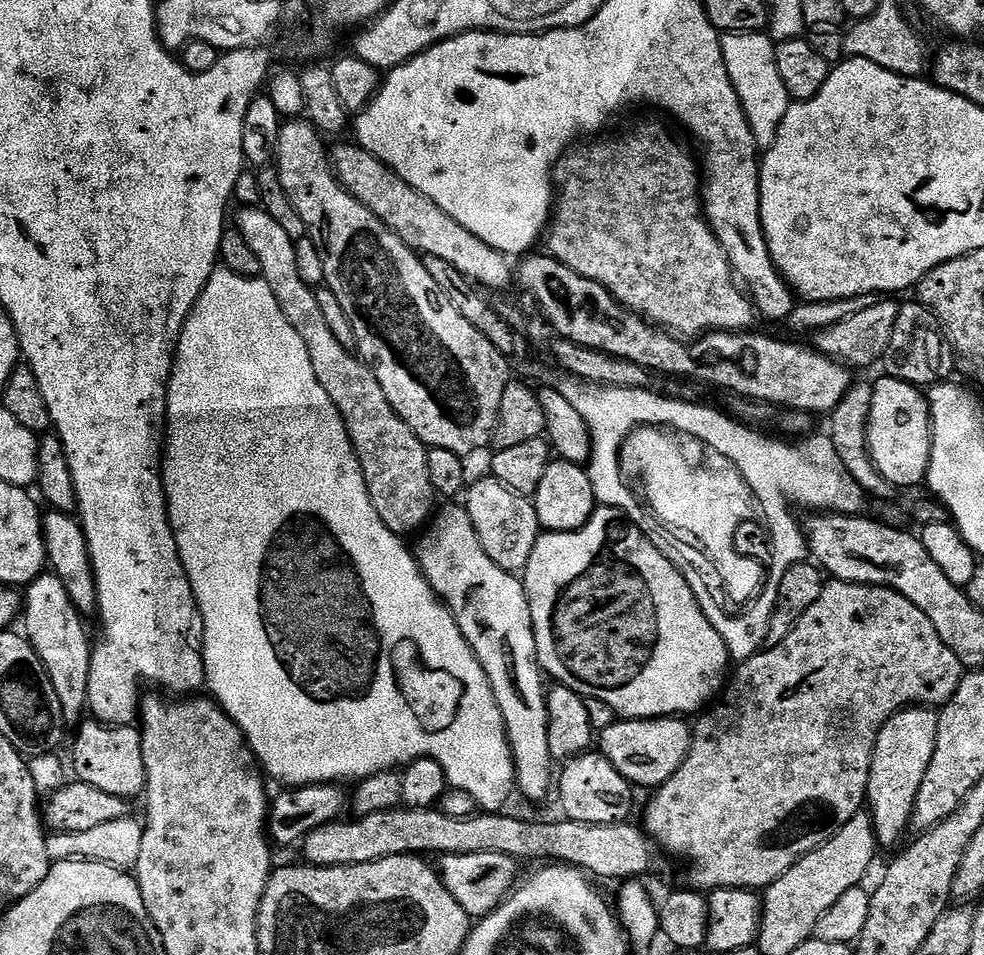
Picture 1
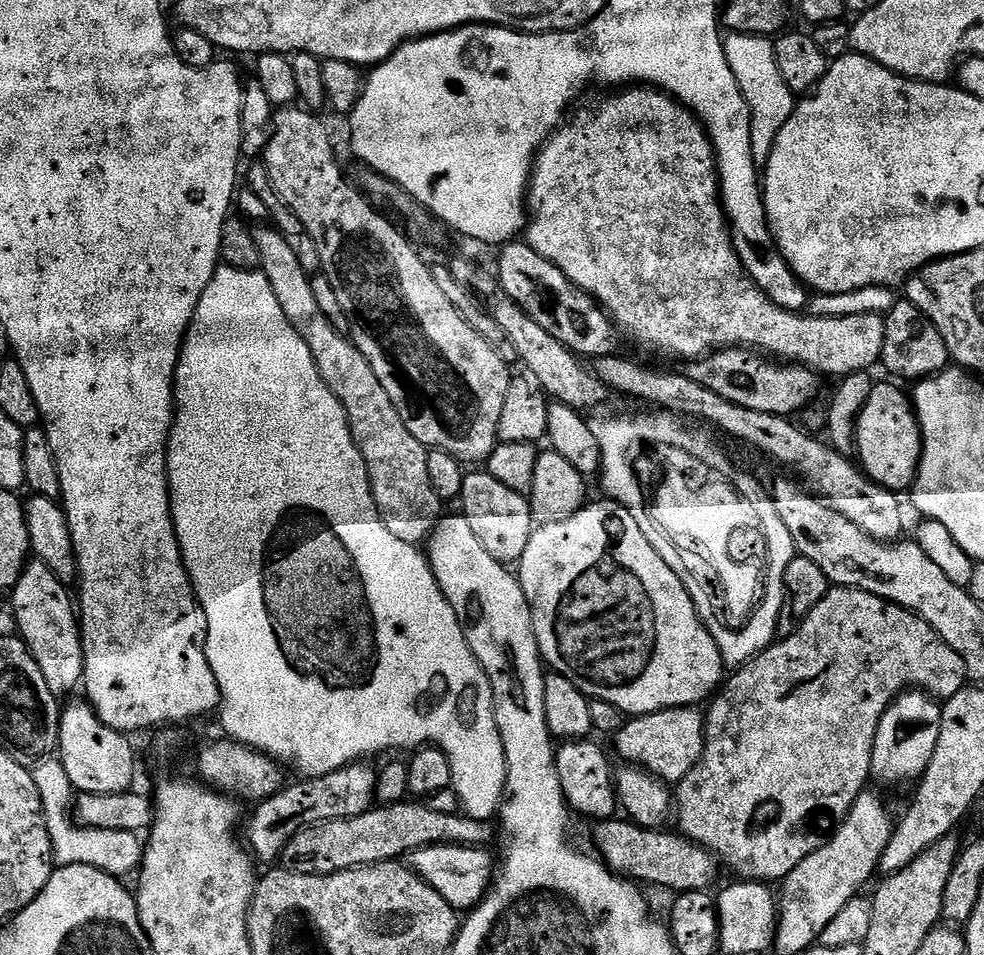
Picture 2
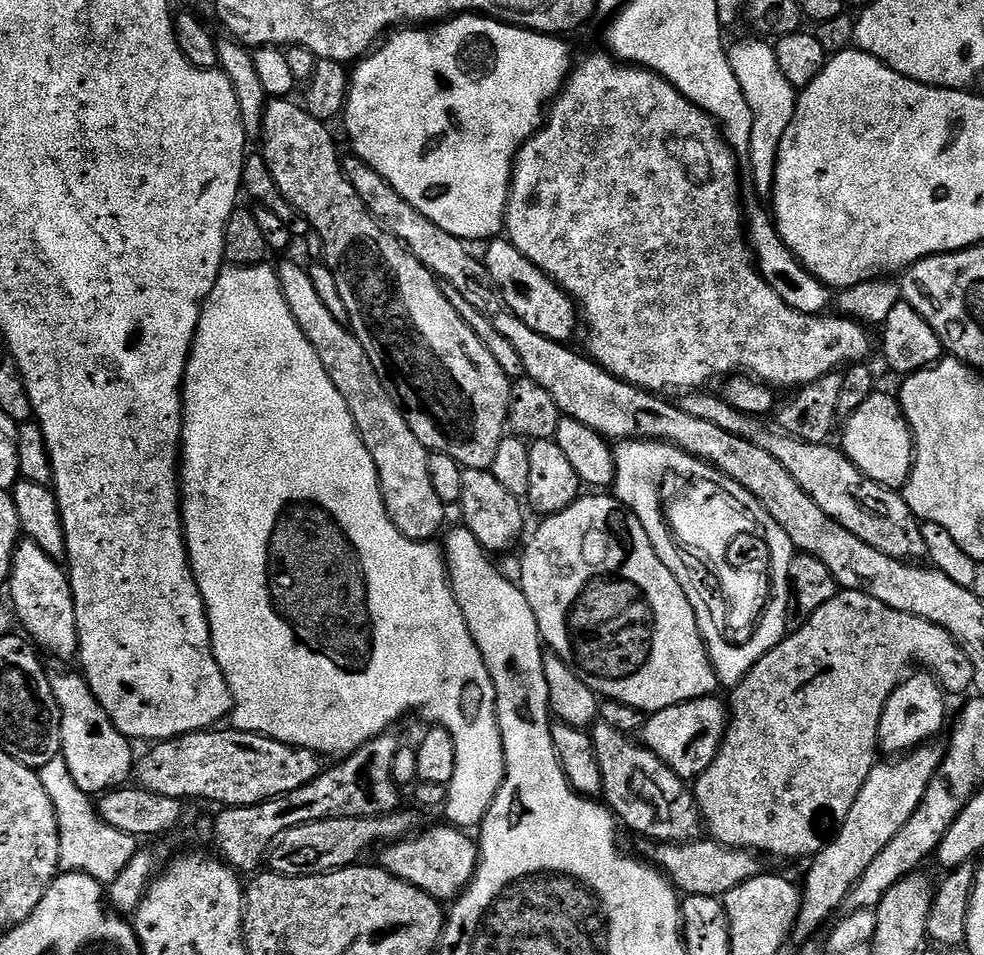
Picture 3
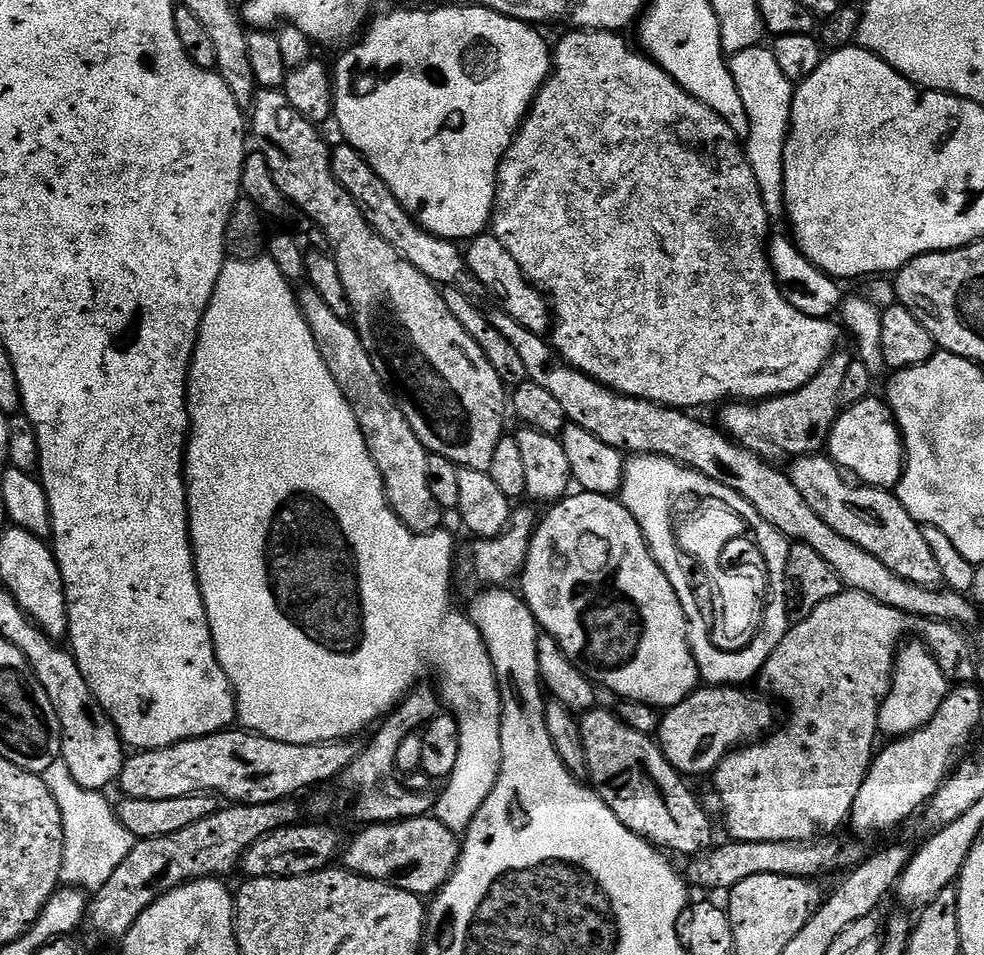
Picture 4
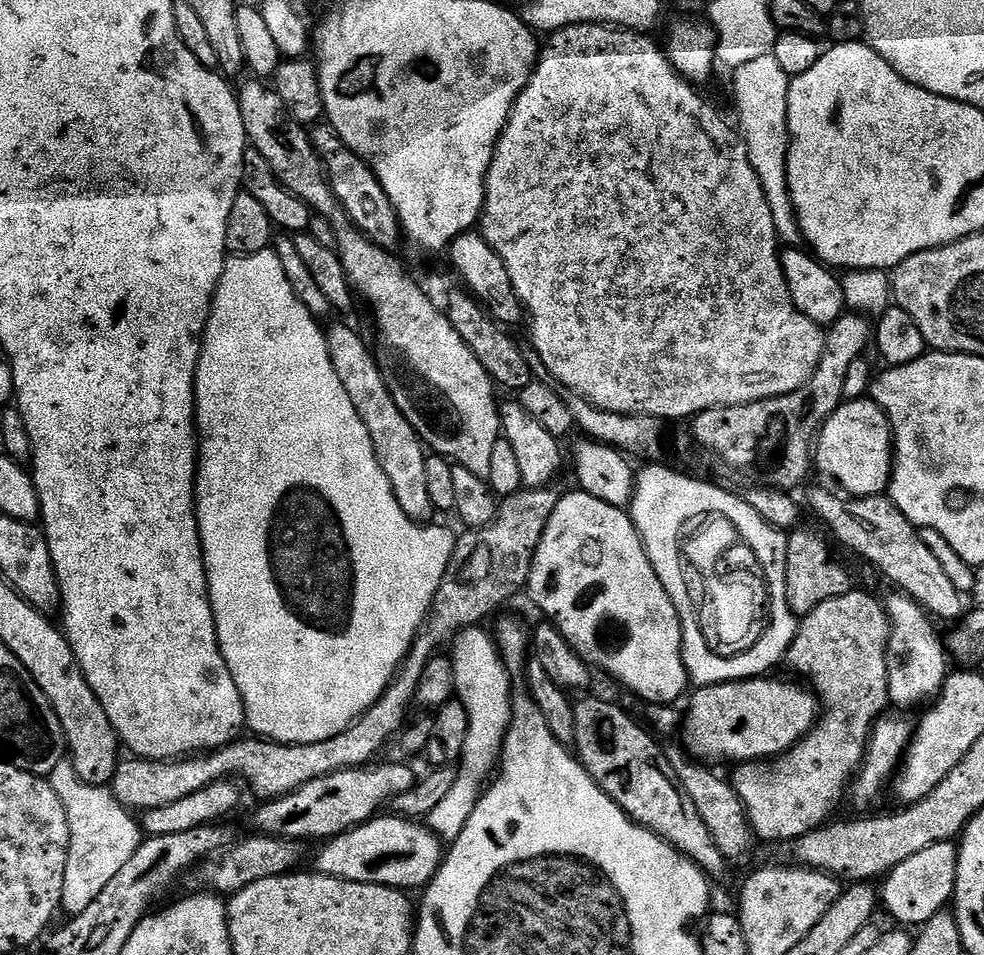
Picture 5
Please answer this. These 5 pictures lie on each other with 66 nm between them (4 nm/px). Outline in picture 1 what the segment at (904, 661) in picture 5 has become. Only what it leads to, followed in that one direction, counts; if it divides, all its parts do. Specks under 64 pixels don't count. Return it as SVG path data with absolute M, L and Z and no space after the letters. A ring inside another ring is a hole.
M913 706L893 714L878 734L872 751L866 804L870 809L876 839L881 845L896 844L900 835L909 831L918 790L922 790L922 778L926 778L930 758L934 758L939 721L939 715L931 707Z

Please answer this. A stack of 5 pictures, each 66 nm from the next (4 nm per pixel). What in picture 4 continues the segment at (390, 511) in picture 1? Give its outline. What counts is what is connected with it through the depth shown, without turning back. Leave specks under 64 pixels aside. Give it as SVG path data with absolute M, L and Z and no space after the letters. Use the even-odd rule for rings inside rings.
M312 287L299 289L298 299L300 312L306 318L310 334L314 334L314 342L322 354L322 362L326 362L326 370L330 370L334 382L338 382L346 402L350 402L350 410L354 410L354 418L358 418L358 426L362 430L362 438L366 438L370 458L374 458L374 466L378 466L380 471L388 505L396 517L419 536L437 531L443 525L440 523L446 512L438 506L438 502L434 502L434 494L430 494L426 471L430 453L422 446L422 442L418 442L418 434L410 430L410 422L406 422L378 370L374 370L374 362L370 362L370 354L366 354L366 346L362 346L362 338L349 321L338 318L338 314L334 314L334 310L322 302L322 294L318 294Z

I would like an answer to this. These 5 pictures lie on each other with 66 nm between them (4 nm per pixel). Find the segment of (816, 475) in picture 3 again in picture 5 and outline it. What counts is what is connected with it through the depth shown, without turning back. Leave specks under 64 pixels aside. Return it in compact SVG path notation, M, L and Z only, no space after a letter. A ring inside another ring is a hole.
M816 488L808 496L808 504L816 511L817 518L829 528L827 531L834 540L836 535L835 543L845 544L854 555L873 564L890 583L896 584L892 586L917 600L924 611L937 621L963 621L966 616L965 597L956 589L954 582L950 582L950 577L946 570L942 570L938 558L934 558L930 546L922 542L920 529L908 521L906 514L902 514L902 510L898 510L887 495L849 498L836 492Z

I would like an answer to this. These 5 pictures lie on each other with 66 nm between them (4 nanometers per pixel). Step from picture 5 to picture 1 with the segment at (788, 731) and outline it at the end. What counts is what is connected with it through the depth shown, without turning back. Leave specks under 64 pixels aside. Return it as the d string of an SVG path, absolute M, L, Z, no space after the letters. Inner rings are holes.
M659 716L653 720L630 720L620 718L617 724L608 724L604 733L599 733L598 750L633 785L640 784L647 790L655 790L667 782L686 762L692 745L692 728L689 721L675 716Z

